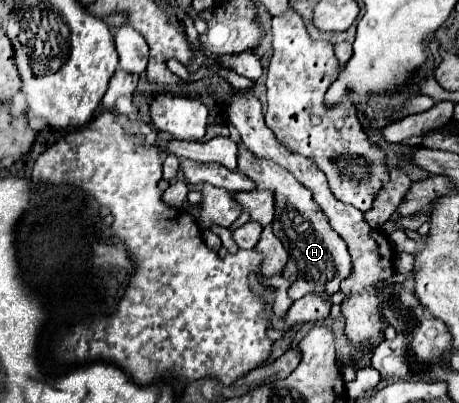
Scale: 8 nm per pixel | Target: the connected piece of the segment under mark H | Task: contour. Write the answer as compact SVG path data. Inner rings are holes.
M238 143L238 171L244 171L258 189L272 189L276 193L276 217L274 217L274 233L286 245L288 263L284 267L286 275L296 273L296 281L290 287L290 297L300 299L306 293L314 291L340 291L342 279L346 279L352 271L352 261L344 239L330 227L324 211L312 199L312 193L294 179L290 171L278 167L268 159L258 159L244 143ZM322 277L330 277L322 285Z

